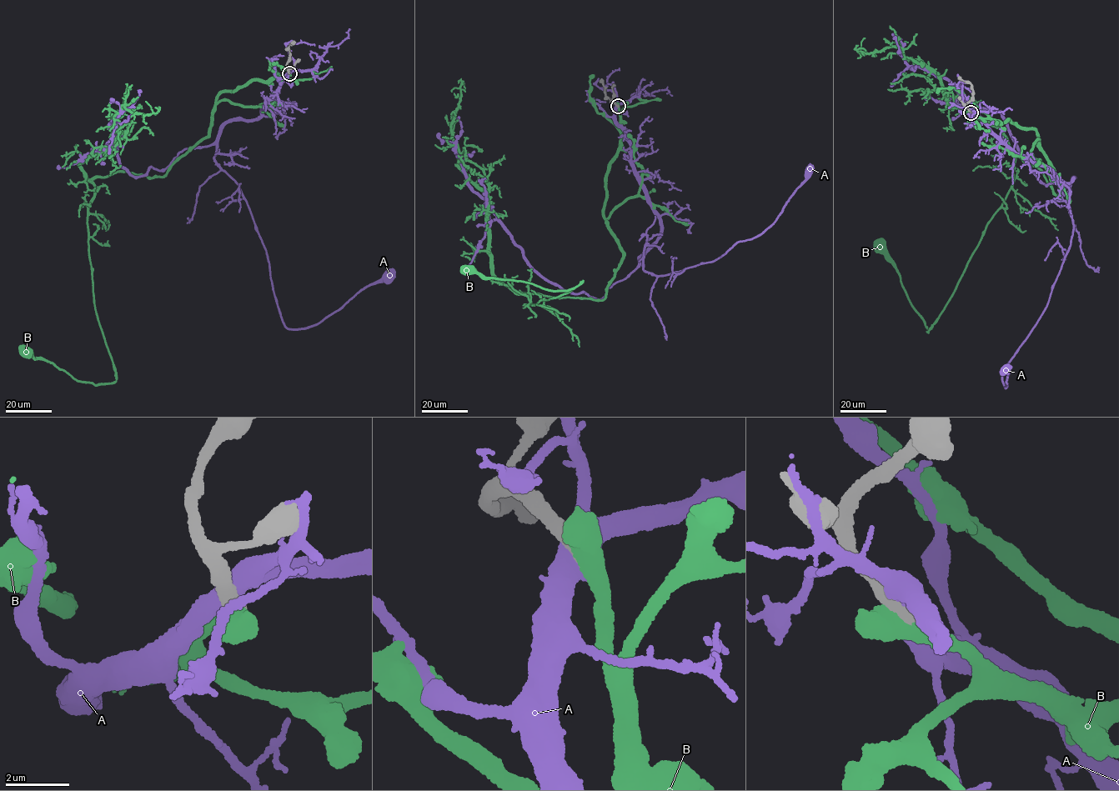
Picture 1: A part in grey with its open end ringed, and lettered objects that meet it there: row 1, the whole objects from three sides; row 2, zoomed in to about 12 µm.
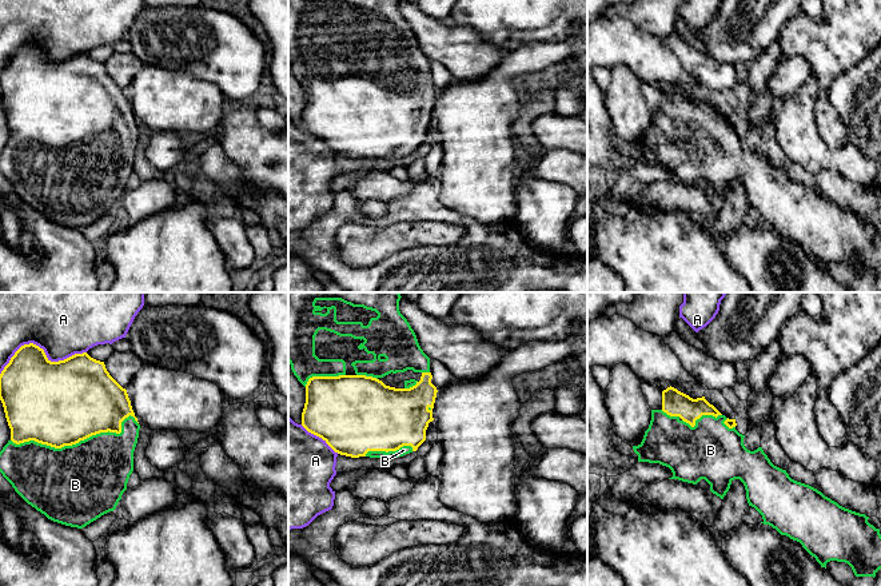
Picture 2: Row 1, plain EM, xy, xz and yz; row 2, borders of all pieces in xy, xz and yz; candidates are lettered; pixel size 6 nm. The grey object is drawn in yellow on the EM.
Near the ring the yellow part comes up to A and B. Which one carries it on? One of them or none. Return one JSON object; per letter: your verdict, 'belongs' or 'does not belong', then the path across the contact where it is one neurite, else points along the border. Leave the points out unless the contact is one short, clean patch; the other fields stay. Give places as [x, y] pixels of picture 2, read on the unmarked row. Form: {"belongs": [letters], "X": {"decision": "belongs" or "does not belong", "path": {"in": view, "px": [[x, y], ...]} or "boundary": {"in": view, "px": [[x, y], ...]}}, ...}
{"belongs": ["B"], "A": {"decision": "does not belong"}, "B": {"decision": "belongs"}}

